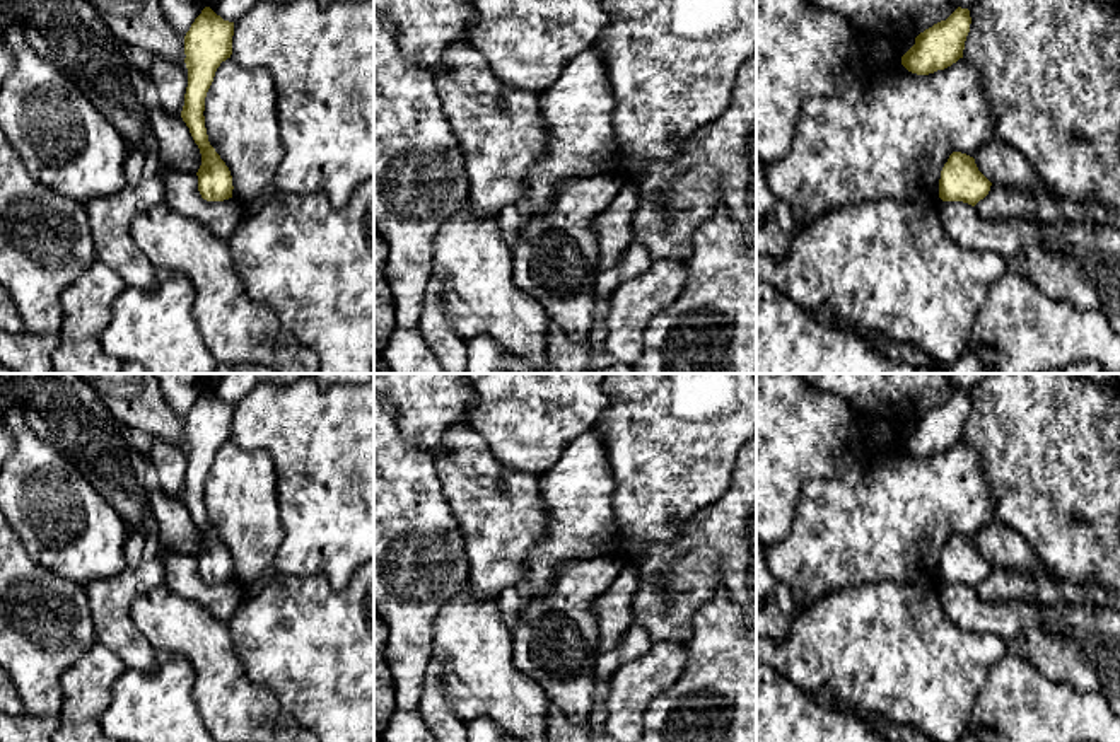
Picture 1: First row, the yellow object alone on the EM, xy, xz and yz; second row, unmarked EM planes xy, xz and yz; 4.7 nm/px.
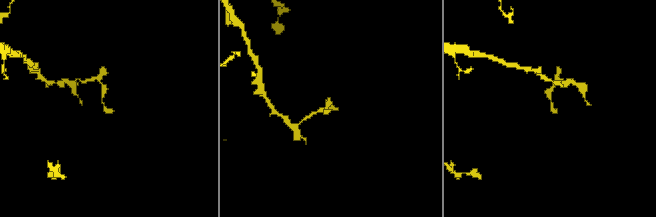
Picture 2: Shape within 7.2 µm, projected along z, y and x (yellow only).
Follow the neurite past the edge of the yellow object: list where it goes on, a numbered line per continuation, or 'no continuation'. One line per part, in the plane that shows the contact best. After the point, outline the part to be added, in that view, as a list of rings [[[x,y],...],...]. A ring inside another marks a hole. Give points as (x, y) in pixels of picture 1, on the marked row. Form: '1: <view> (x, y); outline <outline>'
no continuation

